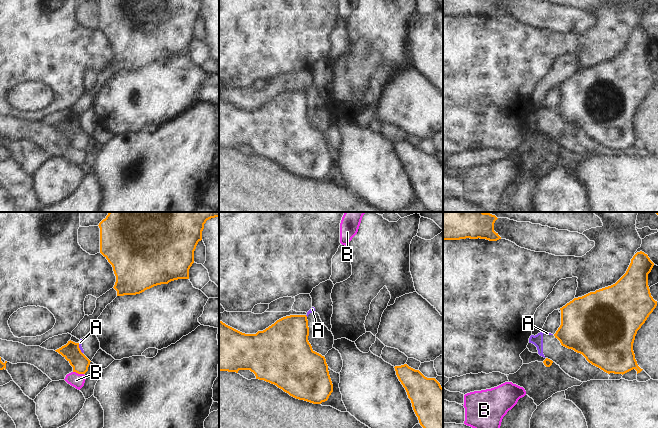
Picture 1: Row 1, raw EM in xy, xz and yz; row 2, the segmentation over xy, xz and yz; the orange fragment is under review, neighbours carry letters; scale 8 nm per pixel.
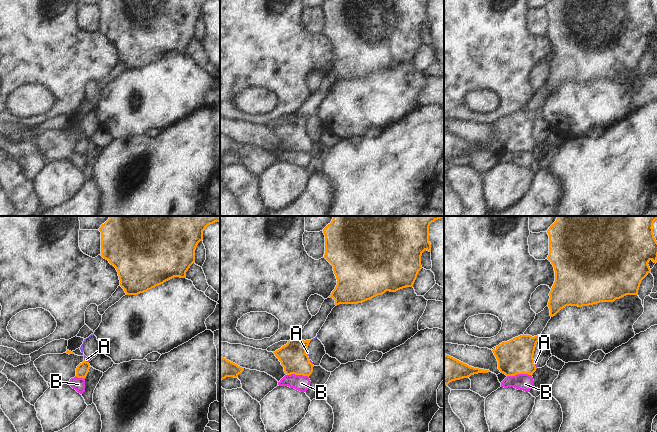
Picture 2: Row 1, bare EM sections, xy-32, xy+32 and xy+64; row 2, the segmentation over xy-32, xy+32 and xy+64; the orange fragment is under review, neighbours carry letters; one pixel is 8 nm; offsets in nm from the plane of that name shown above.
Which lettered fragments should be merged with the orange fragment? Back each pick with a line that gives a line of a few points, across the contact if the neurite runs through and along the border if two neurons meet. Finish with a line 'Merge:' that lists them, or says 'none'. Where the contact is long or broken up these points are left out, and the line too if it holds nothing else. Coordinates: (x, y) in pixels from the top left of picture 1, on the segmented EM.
Merge: none

